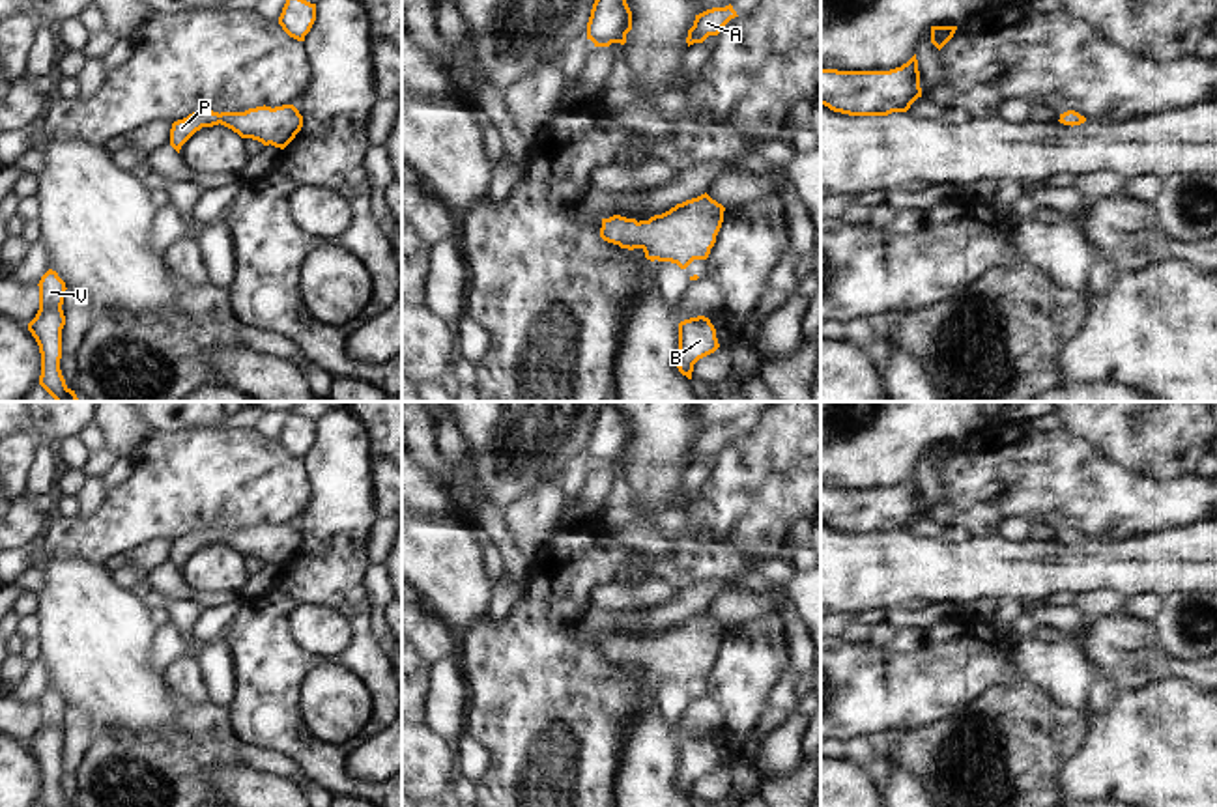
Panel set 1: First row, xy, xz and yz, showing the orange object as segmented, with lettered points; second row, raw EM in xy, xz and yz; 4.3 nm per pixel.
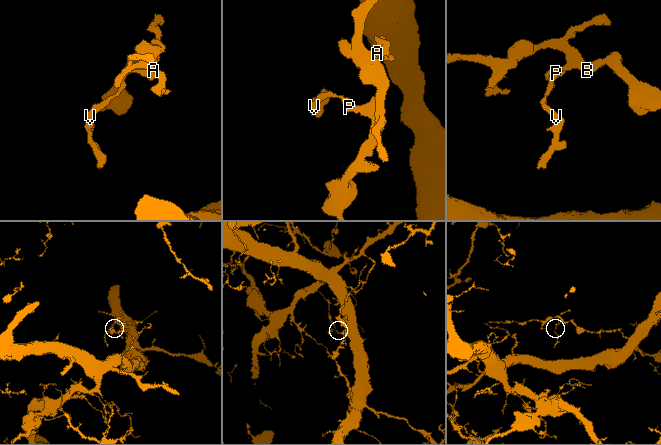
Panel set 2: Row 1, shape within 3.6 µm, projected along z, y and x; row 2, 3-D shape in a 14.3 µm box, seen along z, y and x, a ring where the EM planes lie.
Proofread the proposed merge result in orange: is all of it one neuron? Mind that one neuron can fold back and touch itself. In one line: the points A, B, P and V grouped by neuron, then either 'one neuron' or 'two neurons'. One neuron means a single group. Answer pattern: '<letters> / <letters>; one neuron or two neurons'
A B P V; one neuron

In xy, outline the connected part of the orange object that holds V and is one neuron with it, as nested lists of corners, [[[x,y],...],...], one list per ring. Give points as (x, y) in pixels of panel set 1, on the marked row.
[[[49,269],[39,280],[39,310],[36,318],[28,323],[28,331],[36,338],[41,353],[41,375],[39,385],[56,402],[80,402],[65,385],[60,370],[62,359],[62,329],[65,325],[65,316],[62,310],[65,282],[56,271]]]

